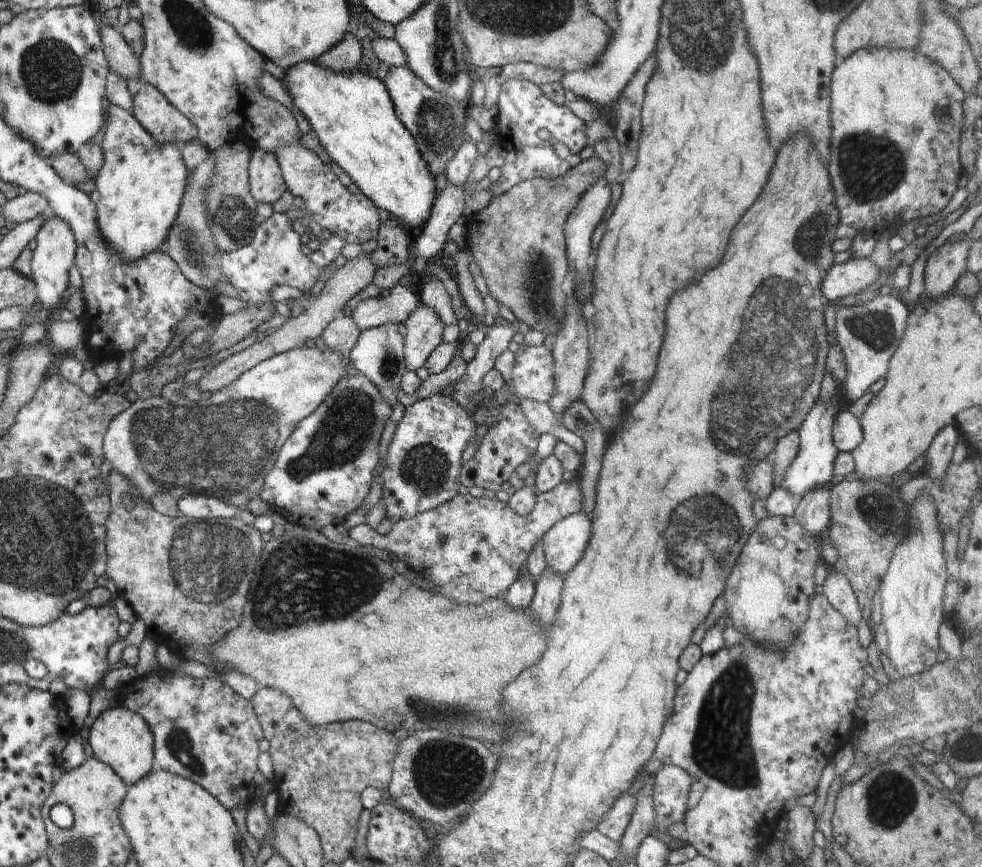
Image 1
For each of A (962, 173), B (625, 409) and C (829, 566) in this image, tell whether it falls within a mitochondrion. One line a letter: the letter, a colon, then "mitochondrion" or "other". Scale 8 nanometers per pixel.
A: other
B: other
C: other

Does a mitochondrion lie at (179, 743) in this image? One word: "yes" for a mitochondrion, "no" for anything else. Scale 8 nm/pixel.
yes

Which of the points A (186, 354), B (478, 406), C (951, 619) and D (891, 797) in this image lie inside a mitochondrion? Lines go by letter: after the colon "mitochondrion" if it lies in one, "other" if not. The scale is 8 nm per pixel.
A: other
B: other
C: other
D: mitochondrion

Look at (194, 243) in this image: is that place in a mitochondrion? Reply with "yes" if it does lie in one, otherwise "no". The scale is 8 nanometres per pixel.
yes

